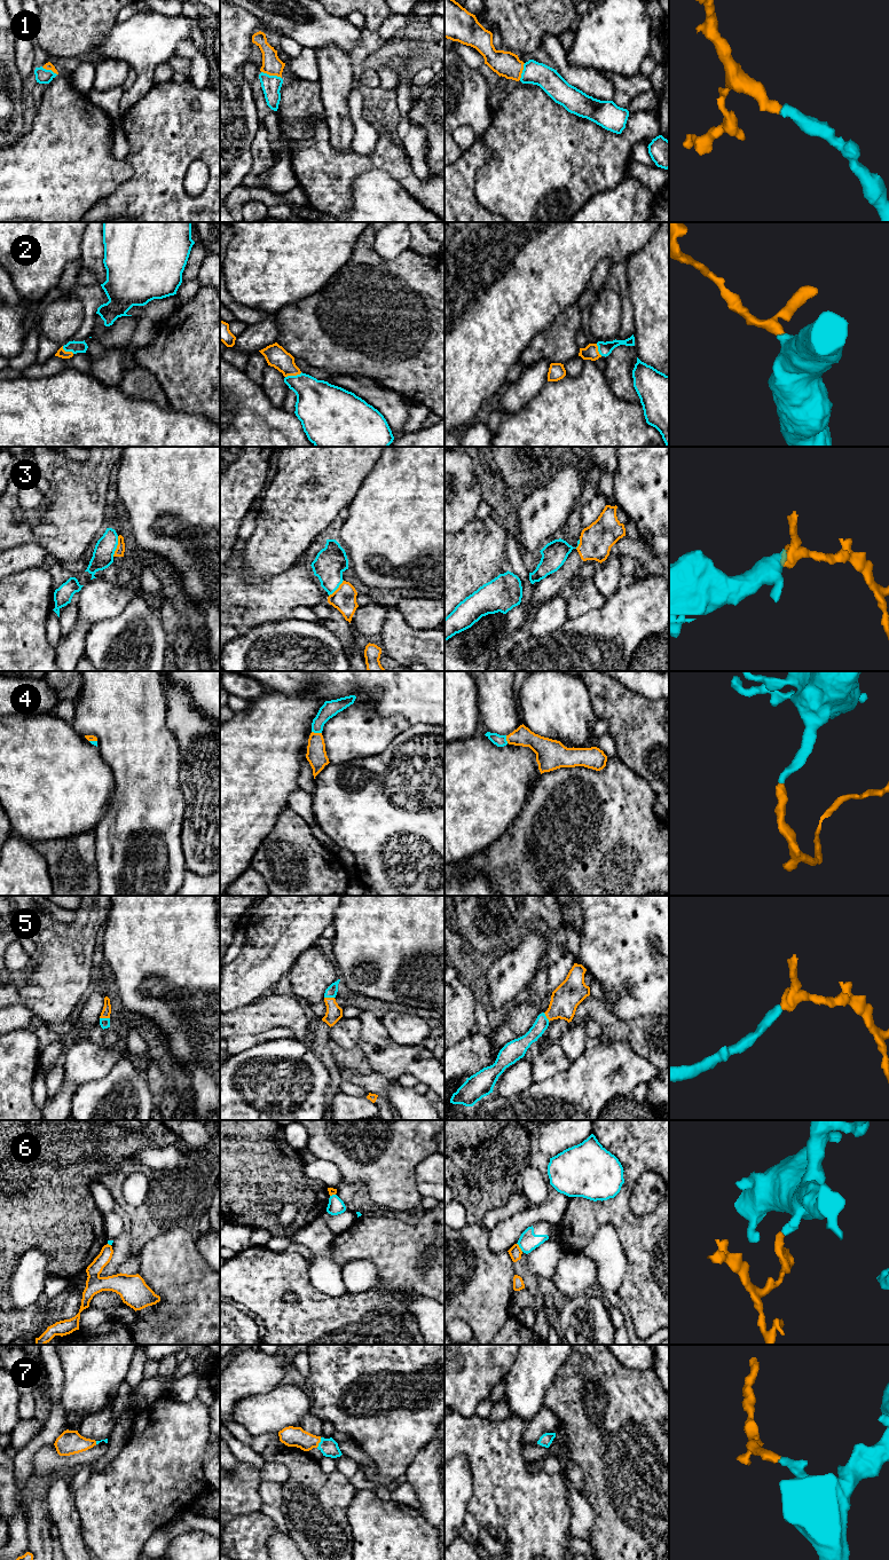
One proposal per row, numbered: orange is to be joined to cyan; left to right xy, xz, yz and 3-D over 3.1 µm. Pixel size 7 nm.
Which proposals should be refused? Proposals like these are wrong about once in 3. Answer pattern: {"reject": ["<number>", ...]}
{"reject": ["3", "6"]}

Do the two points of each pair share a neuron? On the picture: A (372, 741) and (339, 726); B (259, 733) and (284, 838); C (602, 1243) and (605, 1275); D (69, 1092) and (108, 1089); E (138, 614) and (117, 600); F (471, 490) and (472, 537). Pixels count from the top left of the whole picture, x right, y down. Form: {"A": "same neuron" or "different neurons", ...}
{"A": "same neuron", "B": "different neurons", "C": "same neuron", "D": "different neurons", "E": "different neurons", "F": "different neurons"}

